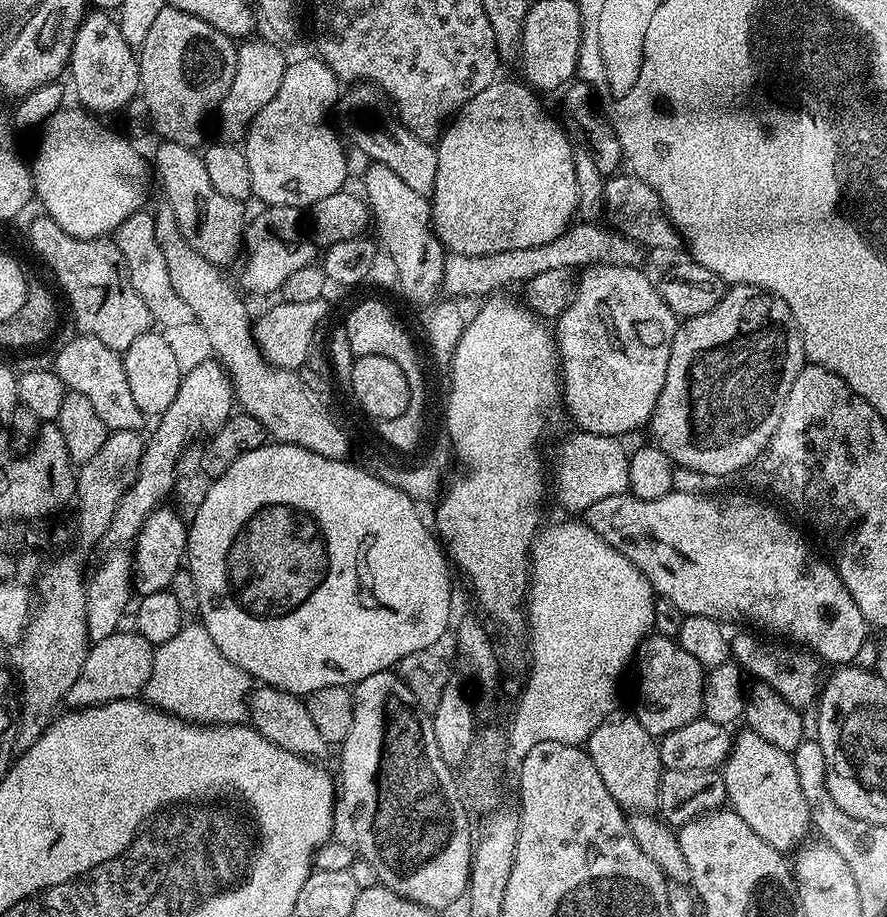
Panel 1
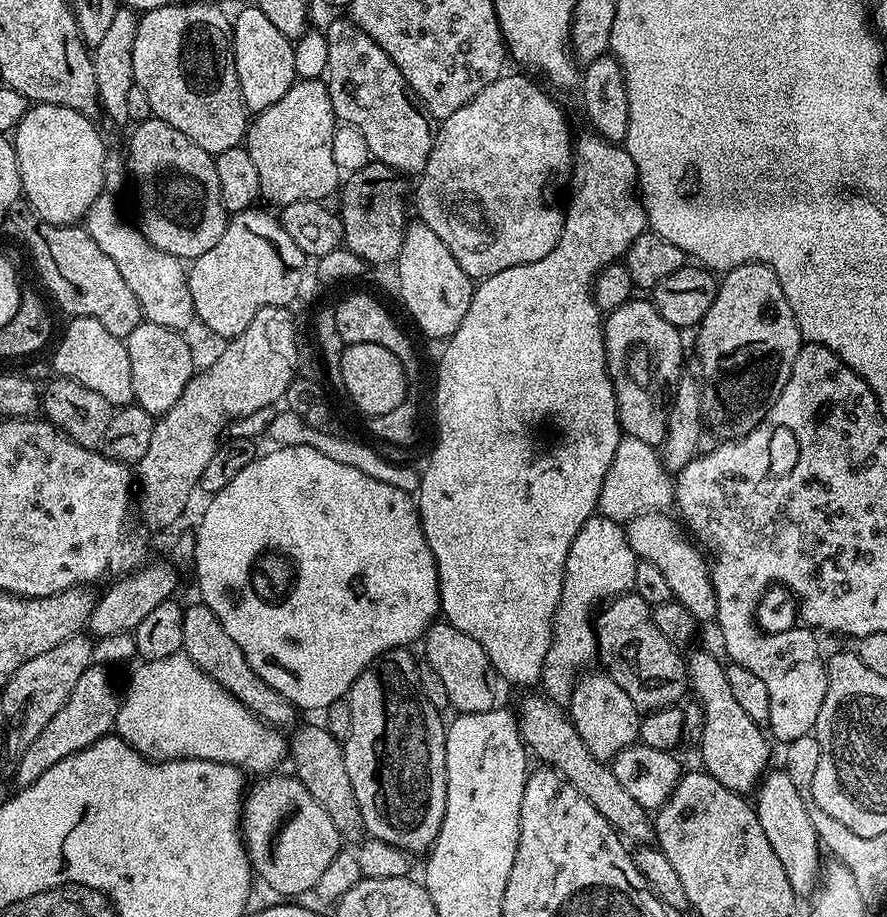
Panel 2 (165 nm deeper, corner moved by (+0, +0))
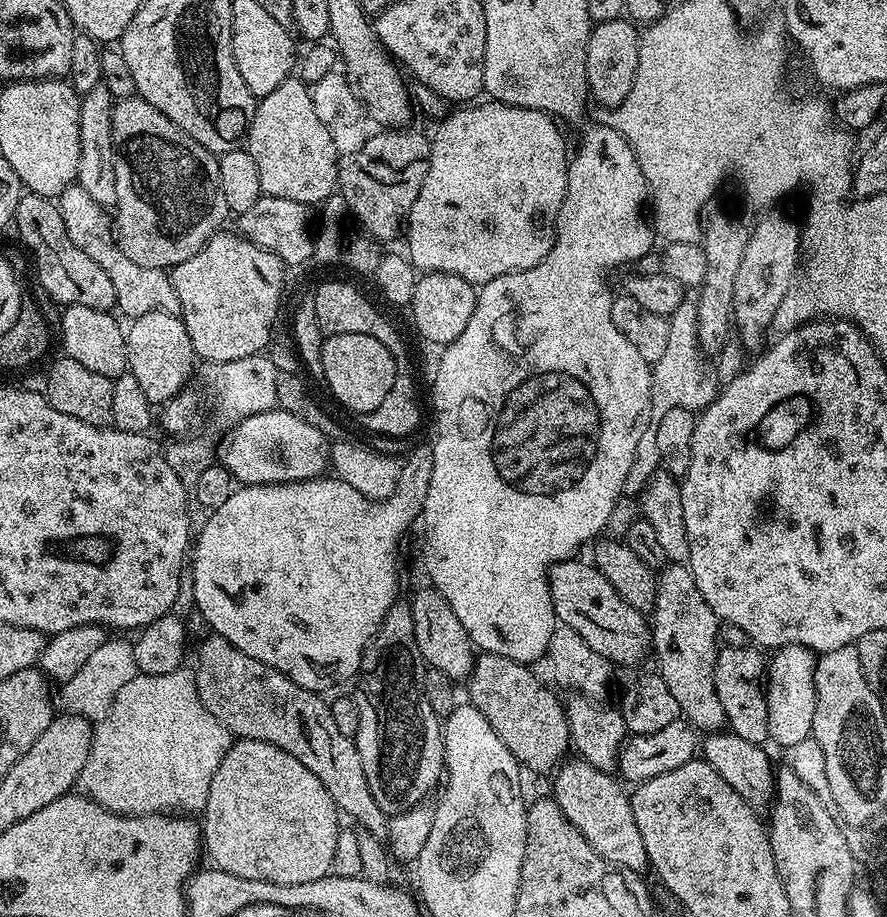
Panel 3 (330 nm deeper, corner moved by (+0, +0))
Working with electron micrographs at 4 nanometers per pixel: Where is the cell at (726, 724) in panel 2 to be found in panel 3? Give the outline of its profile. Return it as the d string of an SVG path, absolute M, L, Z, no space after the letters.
M672 562L659 573L656 582L656 608L650 614L650 631L652 633L651 647L654 649L654 656L660 659L658 675L670 694L674 694L675 700L680 707L680 715L687 720L693 728L704 734L719 732L725 727L724 711L722 701L718 698L718 690L714 690L714 666L716 665L716 624L718 617L714 610L702 598L702 590L698 590L698 582L694 582L694 574L687 563Z

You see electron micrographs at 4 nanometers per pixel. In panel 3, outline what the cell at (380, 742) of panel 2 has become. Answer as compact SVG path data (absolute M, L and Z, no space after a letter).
M397 602L388 611L376 635L364 650L360 673L355 681L356 692L354 691L354 699L358 706L358 730L354 743L362 758L362 770L366 770L370 794L374 794L374 800L389 817L423 805L428 800L427 796L432 791L437 791L446 772L442 720L434 714L434 710L430 710L430 702L426 702L425 671L422 650L418 650L418 642L414 638L411 603Z

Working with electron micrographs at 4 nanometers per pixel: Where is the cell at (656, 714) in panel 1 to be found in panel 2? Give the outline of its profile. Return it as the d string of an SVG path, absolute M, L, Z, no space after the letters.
M631 591L624 593L623 596L613 596L599 609L594 620L596 651L599 663L604 663L603 671L610 678L614 678L614 682L618 682L618 686L622 686L626 694L630 694L630 702L634 702L634 706L641 713L656 712L660 708L679 705L680 699L690 692L685 657L683 655L680 657L676 653L679 652L677 645L668 641L662 630L658 630L652 617L652 609L652 605L642 602L642 598L638 598L635 592Z

